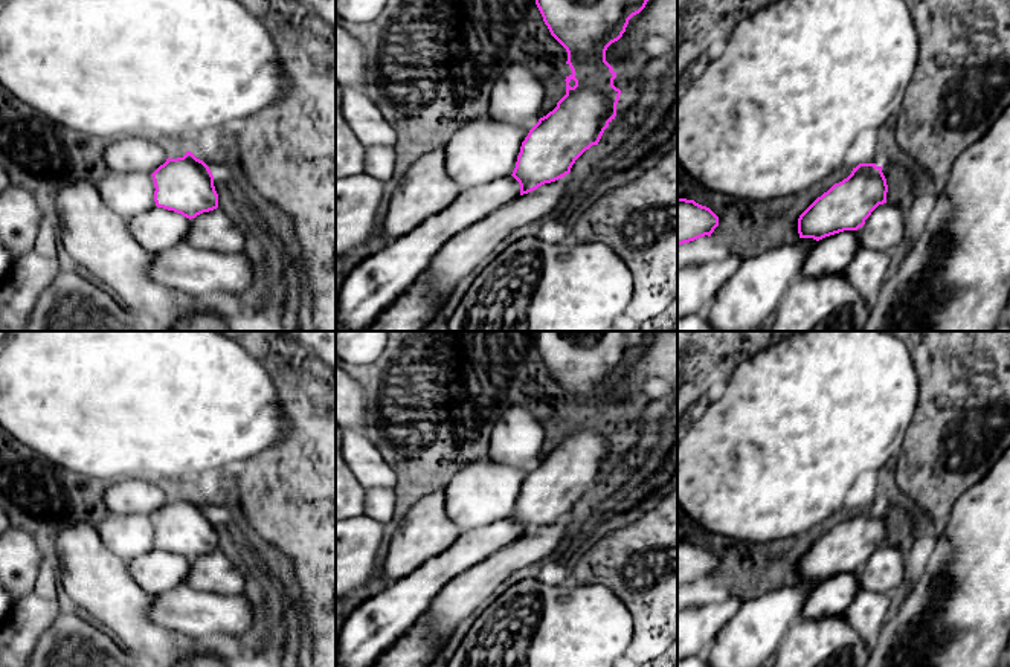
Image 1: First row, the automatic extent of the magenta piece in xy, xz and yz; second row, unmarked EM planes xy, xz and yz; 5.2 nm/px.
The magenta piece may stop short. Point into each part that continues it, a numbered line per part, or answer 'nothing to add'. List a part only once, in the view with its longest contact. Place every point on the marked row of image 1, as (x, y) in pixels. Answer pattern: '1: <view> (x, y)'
1: xz (461, 254)

